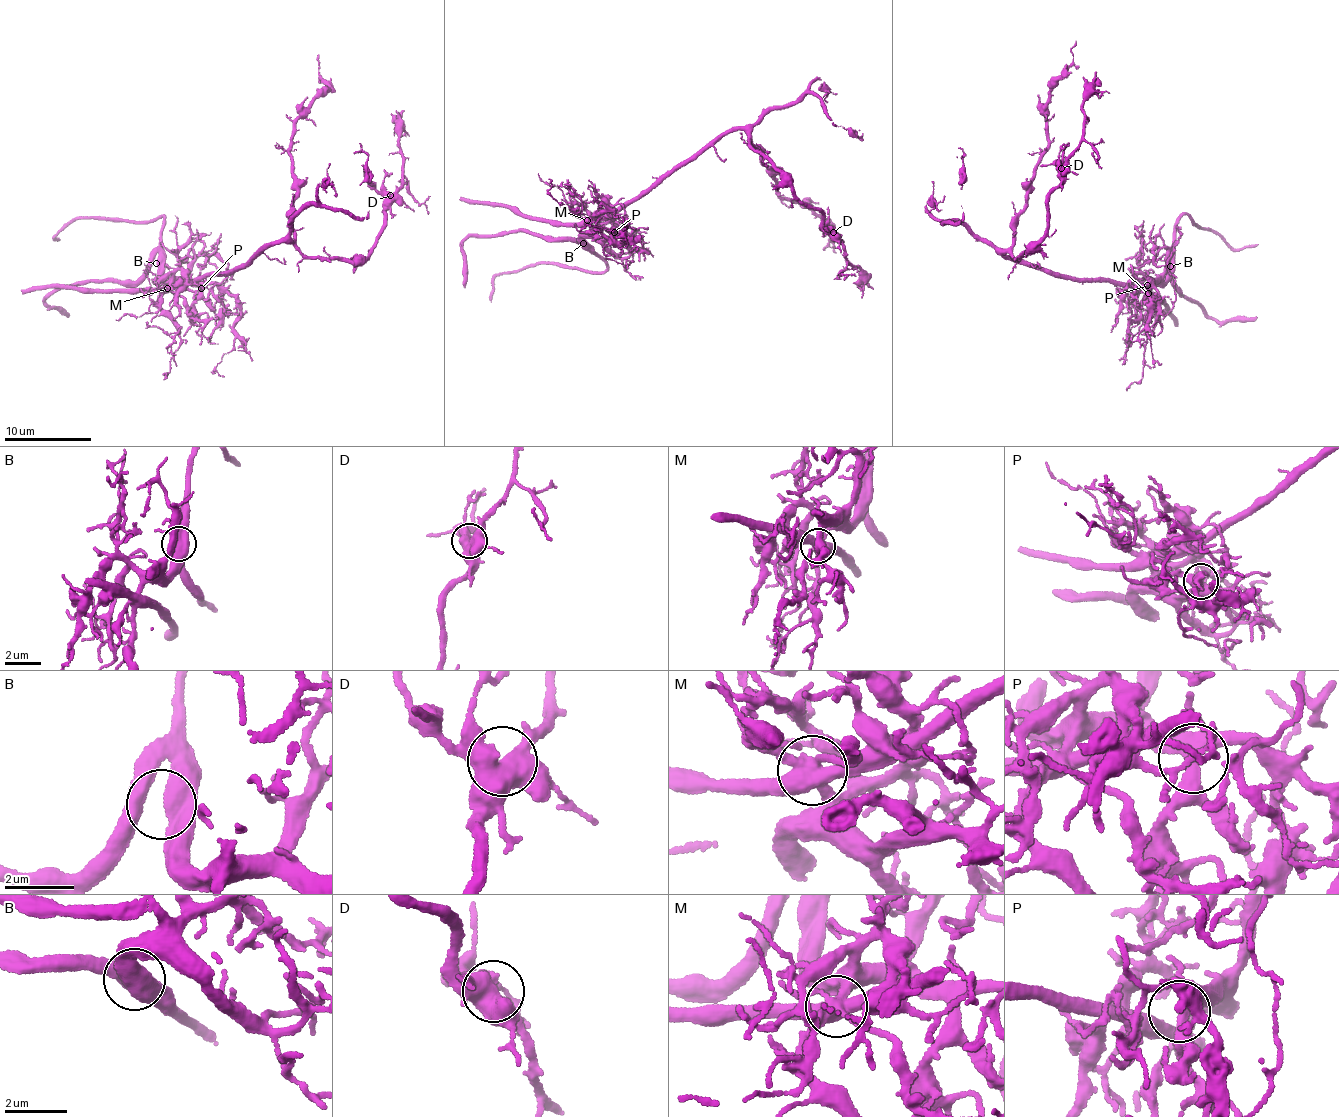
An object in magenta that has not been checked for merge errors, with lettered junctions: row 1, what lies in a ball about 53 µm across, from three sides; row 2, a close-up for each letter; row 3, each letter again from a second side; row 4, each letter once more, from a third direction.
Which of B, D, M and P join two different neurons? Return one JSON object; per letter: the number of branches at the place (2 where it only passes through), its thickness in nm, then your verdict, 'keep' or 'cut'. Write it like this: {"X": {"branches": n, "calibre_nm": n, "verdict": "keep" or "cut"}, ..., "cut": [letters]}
{"B": {"branches": 2, "calibre_nm": 500, "verdict": "keep"}, "D": {"branches": 3, "calibre_nm": 550, "verdict": "keep"}, "M": {"branches": 6, "calibre_nm": 480, "verdict": "cut"}, "P": {"branches": 4, "calibre_nm": 400, "verdict": "keep"}, "cut": ["M"]}

